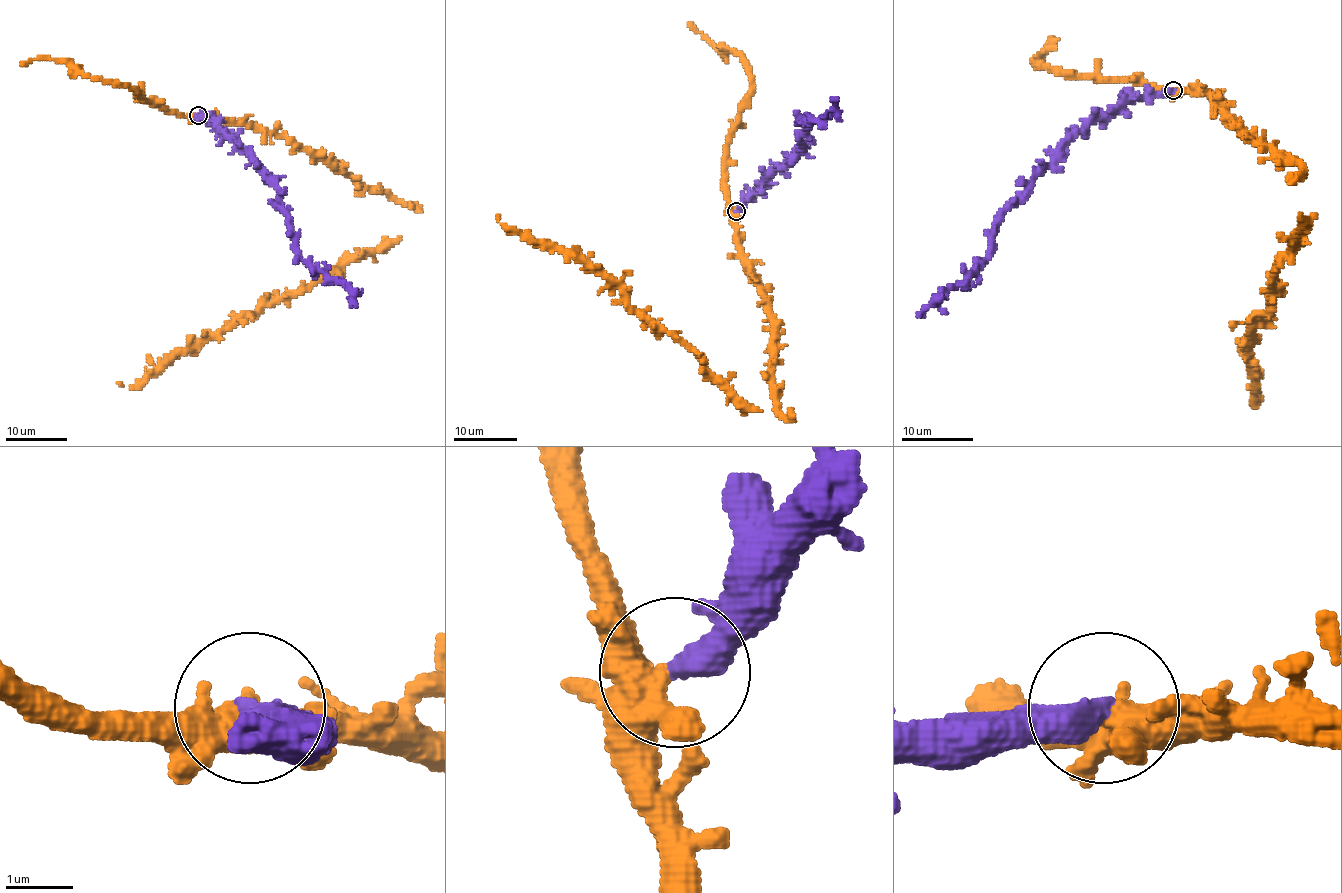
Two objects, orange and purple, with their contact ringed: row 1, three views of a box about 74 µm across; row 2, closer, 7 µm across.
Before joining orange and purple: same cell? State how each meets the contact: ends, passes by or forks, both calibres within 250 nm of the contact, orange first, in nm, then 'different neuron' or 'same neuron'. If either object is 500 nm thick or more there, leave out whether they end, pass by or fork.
orange forks; purple ends; calibres 400 and 420 nm; different neuron

